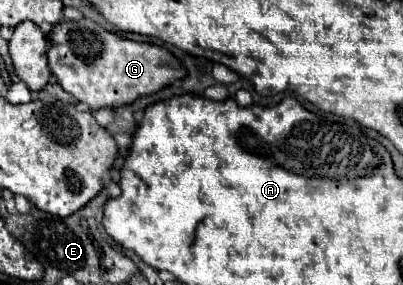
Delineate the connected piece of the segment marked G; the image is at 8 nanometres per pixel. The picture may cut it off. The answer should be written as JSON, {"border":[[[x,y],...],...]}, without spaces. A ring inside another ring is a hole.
{"border":[[[88,18],[76,20],[76,22],[74,20],[62,20],[60,24],[56,24],[52,28],[48,60],[50,60],[52,74],[58,78],[58,84],[66,92],[70,92],[78,102],[90,106],[92,110],[128,106],[136,98],[156,94],[156,92],[164,90],[166,86],[170,86],[174,80],[184,80],[188,76],[182,62],[176,56],[172,56],[168,50],[164,50],[162,46],[120,38],[118,34],[108,32],[106,28],[102,28],[100,24],[96,24],[96,22],[88,20]]]}

